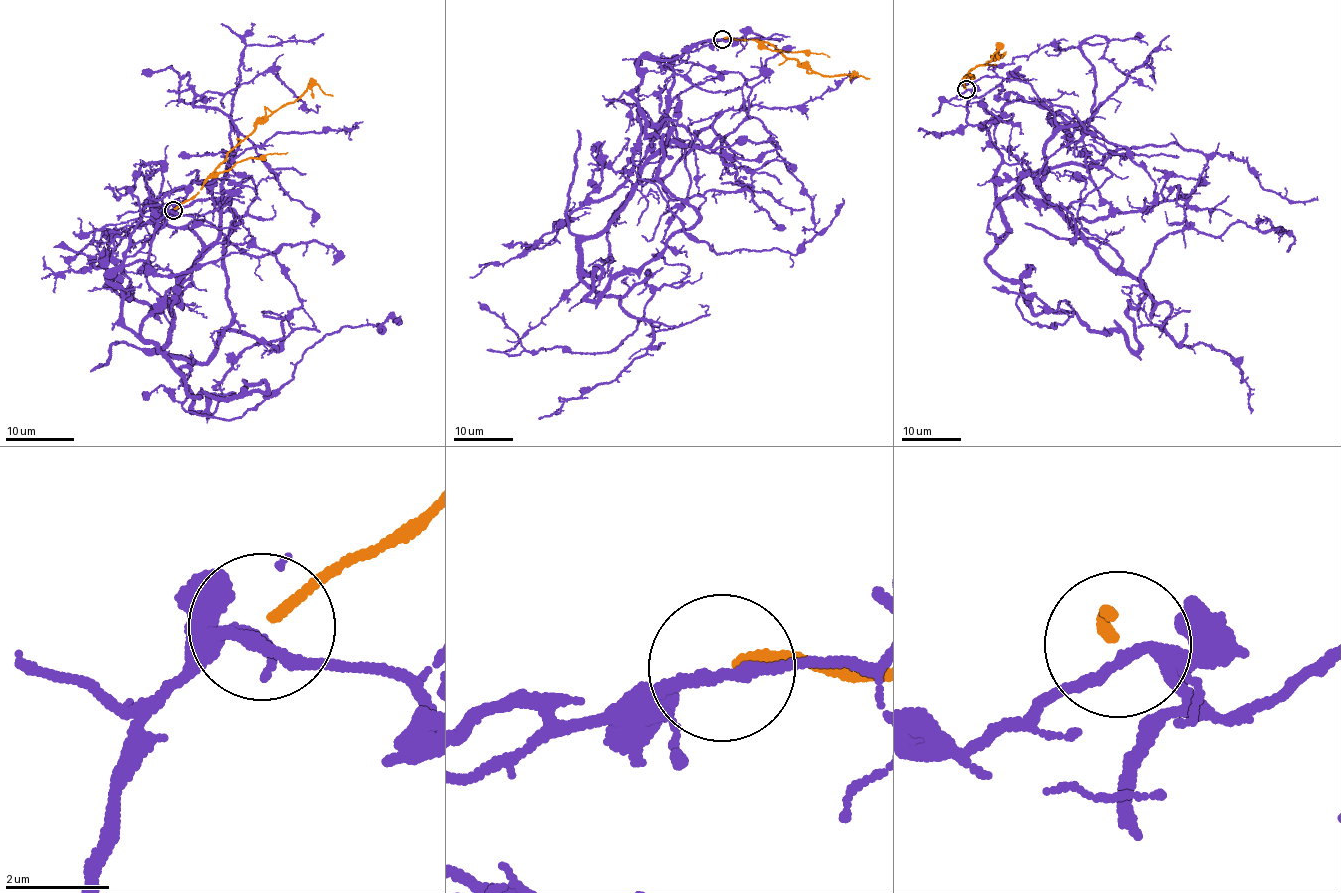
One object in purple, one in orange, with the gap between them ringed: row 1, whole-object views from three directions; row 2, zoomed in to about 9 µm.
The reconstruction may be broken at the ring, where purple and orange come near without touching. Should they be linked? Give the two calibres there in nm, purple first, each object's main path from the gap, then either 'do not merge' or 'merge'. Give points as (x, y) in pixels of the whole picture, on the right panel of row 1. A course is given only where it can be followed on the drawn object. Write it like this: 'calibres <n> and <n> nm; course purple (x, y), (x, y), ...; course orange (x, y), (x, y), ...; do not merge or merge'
calibres 200 and 200 nm; course purple (965, 90), (998, 199), (1060, 211), (1151, 314), (1153, 248), (1290, 231), (1257, 214); course orange (966, 88), (963, 82), (966, 74), (1001, 57), (998, 49), (989, 62); do not merge

